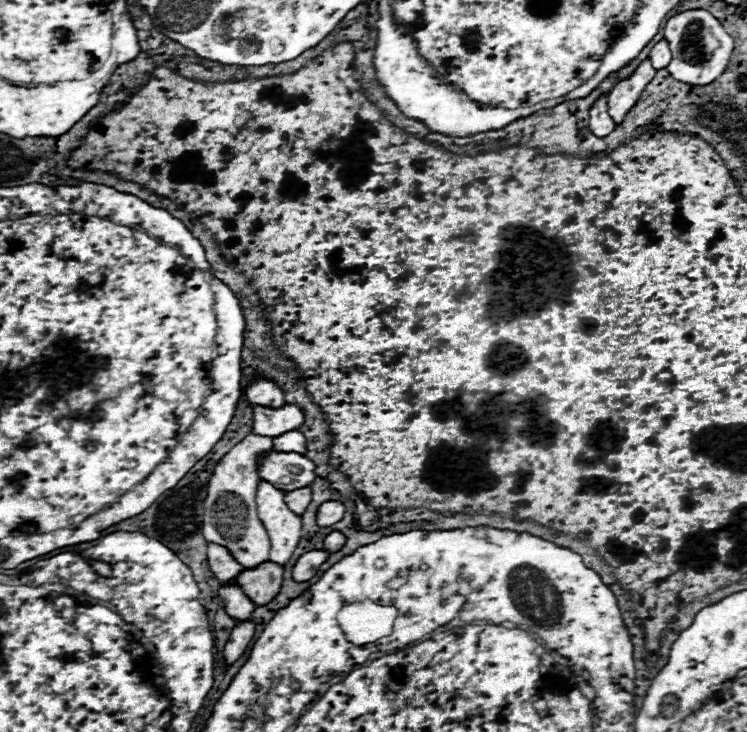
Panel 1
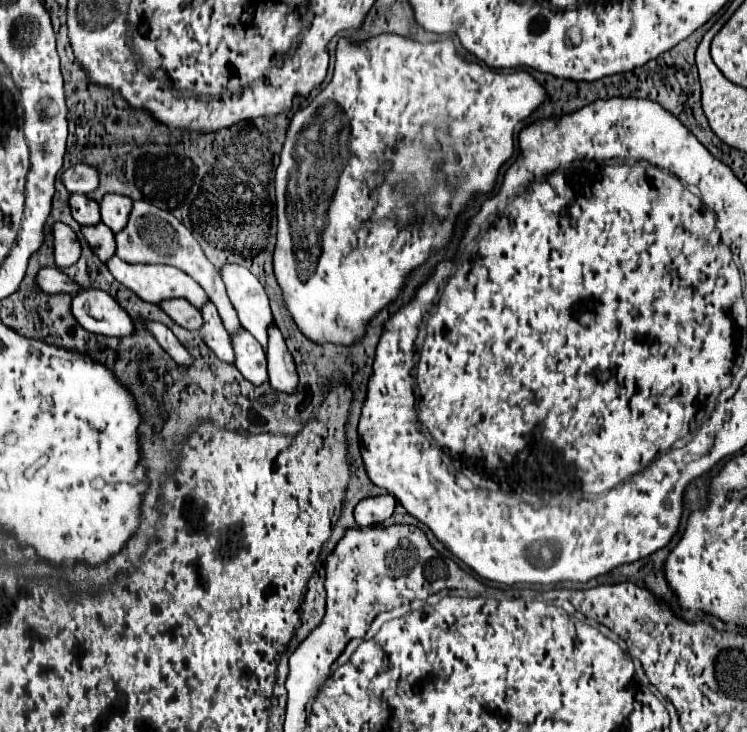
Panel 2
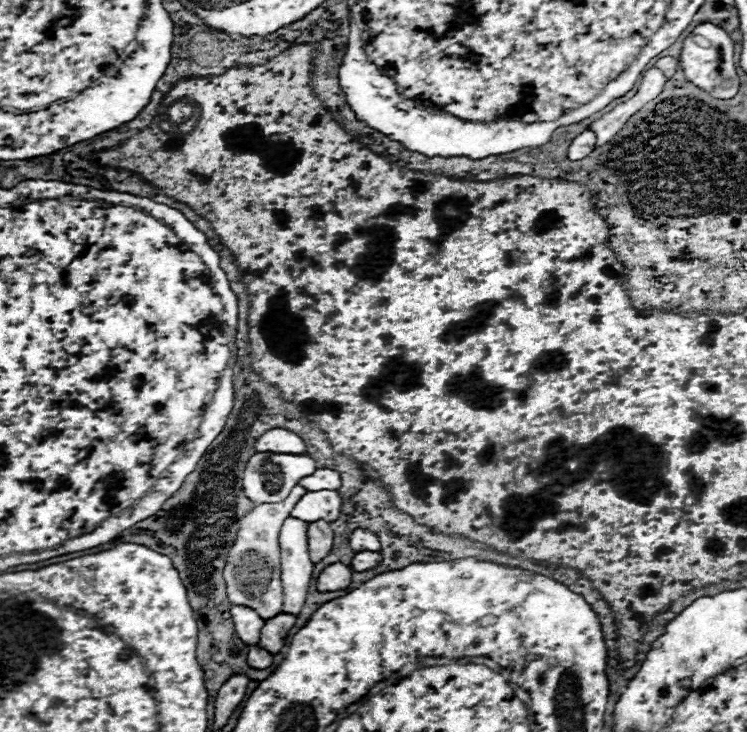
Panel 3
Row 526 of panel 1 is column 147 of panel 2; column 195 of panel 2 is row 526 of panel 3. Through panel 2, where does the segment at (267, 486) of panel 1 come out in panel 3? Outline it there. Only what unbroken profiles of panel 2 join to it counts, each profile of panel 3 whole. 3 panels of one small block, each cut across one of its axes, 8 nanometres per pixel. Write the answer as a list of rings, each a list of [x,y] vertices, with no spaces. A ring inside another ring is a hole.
[[[288,516],[280,526],[280,558],[282,558],[282,592],[284,612],[298,614],[304,606],[312,580],[312,560],[308,556],[306,524]]]

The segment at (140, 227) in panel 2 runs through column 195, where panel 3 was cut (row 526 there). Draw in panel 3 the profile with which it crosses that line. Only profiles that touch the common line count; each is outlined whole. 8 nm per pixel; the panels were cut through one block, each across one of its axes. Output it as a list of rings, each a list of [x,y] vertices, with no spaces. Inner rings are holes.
[[[294,486],[290,494],[276,504],[256,504],[240,522],[232,548],[228,548],[226,566],[224,566],[224,582],[226,594],[232,604],[242,604],[254,608],[264,620],[282,612],[282,582],[280,582],[280,546],[278,532],[280,524],[290,510],[300,500],[306,490],[302,486]]]

